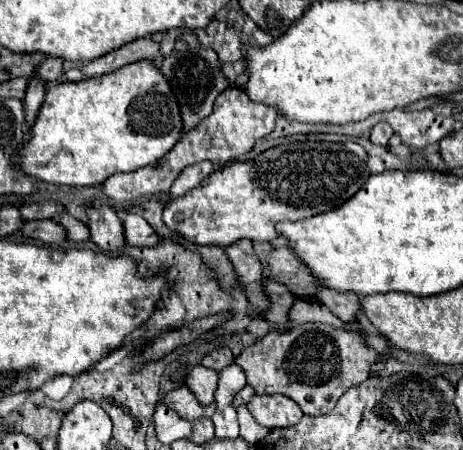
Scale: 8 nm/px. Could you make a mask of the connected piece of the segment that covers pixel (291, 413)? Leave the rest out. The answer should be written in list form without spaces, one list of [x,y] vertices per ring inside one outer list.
[[[256,395],[248,403],[248,409],[252,417],[268,429],[292,427],[302,419],[300,407],[292,399],[286,399],[286,395]]]

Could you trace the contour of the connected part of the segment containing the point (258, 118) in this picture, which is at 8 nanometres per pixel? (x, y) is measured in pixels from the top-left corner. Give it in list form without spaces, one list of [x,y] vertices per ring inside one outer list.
[[[240,87],[226,89],[224,93],[218,95],[212,115],[206,117],[190,133],[182,135],[182,139],[174,145],[172,151],[168,151],[168,155],[164,155],[154,165],[140,167],[132,173],[116,173],[116,175],[108,177],[102,183],[102,191],[114,203],[132,203],[138,197],[152,195],[158,191],[168,191],[172,187],[172,183],[176,181],[176,177],[182,173],[182,169],[188,165],[194,165],[200,161],[212,161],[212,163],[224,165],[228,161],[238,159],[240,155],[250,151],[258,139],[266,137],[274,129],[274,121],[276,121],[274,107],[266,107],[262,103],[250,101],[248,95],[244,95],[244,91]]]

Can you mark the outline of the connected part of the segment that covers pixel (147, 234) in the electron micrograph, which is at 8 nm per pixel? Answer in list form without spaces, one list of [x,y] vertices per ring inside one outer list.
[[[130,213],[122,215],[122,223],[124,223],[124,235],[128,245],[136,245],[136,247],[160,245],[160,237],[152,231],[152,227],[148,227],[148,223],[140,215],[130,215]]]

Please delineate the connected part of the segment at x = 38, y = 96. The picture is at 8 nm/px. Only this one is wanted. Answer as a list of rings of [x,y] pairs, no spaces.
[[[32,79],[30,85],[28,85],[28,91],[26,91],[26,109],[28,109],[28,117],[26,117],[26,125],[30,127],[34,123],[34,117],[40,109],[44,101],[44,83],[40,79]]]

